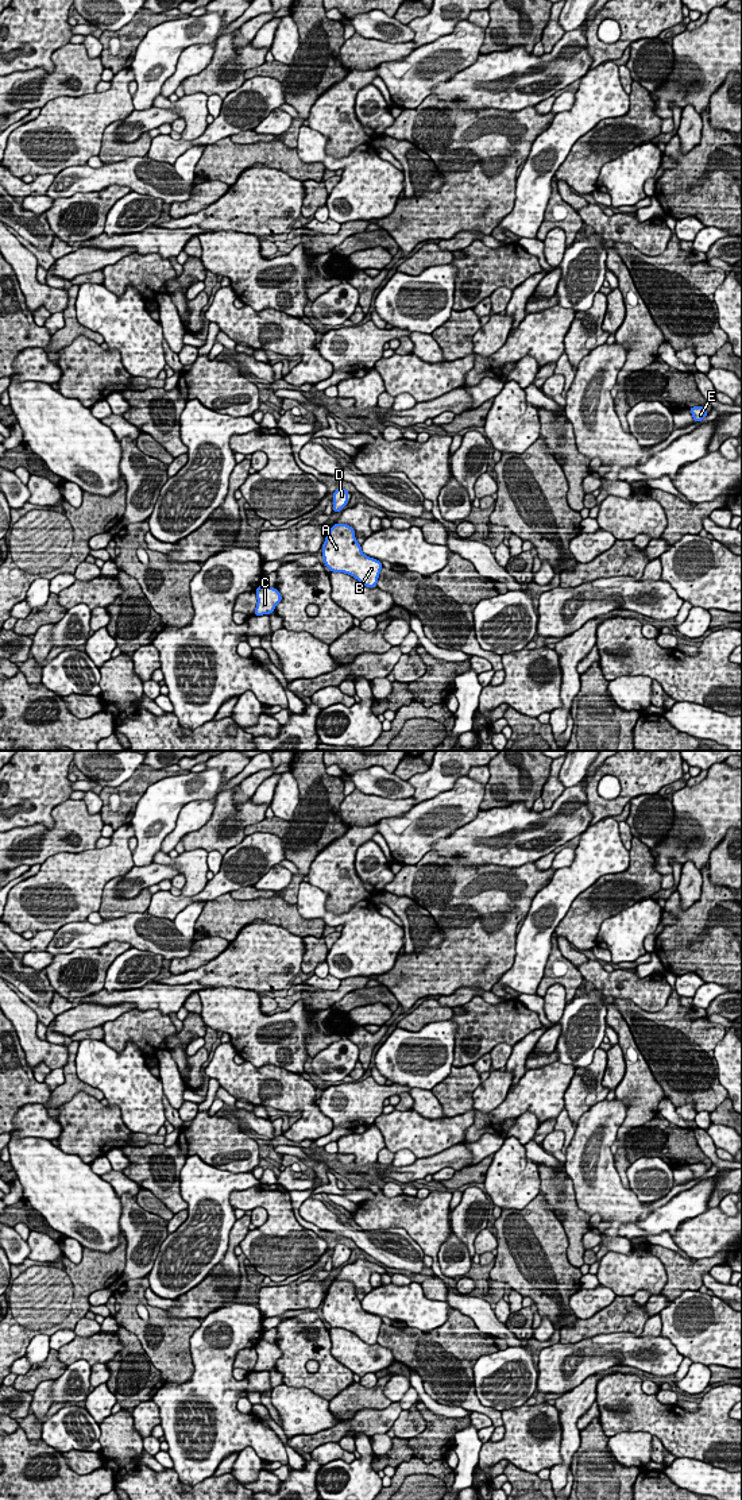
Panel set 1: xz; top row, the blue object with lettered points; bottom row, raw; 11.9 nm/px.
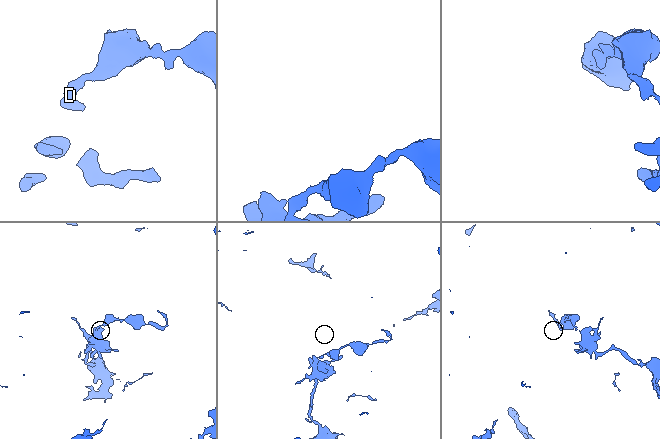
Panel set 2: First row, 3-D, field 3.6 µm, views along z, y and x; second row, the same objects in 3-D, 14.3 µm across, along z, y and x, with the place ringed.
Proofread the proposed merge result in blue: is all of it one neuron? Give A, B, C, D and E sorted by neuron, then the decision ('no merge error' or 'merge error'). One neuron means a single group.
groups A B C D E; no merge error

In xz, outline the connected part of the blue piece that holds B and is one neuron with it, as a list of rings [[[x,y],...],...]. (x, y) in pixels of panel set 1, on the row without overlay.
[[[333,1280],[321,1304],[324,1319],[331,1327],[345,1329],[366,1343],[376,1343],[382,1318],[362,1308],[352,1283]]]

